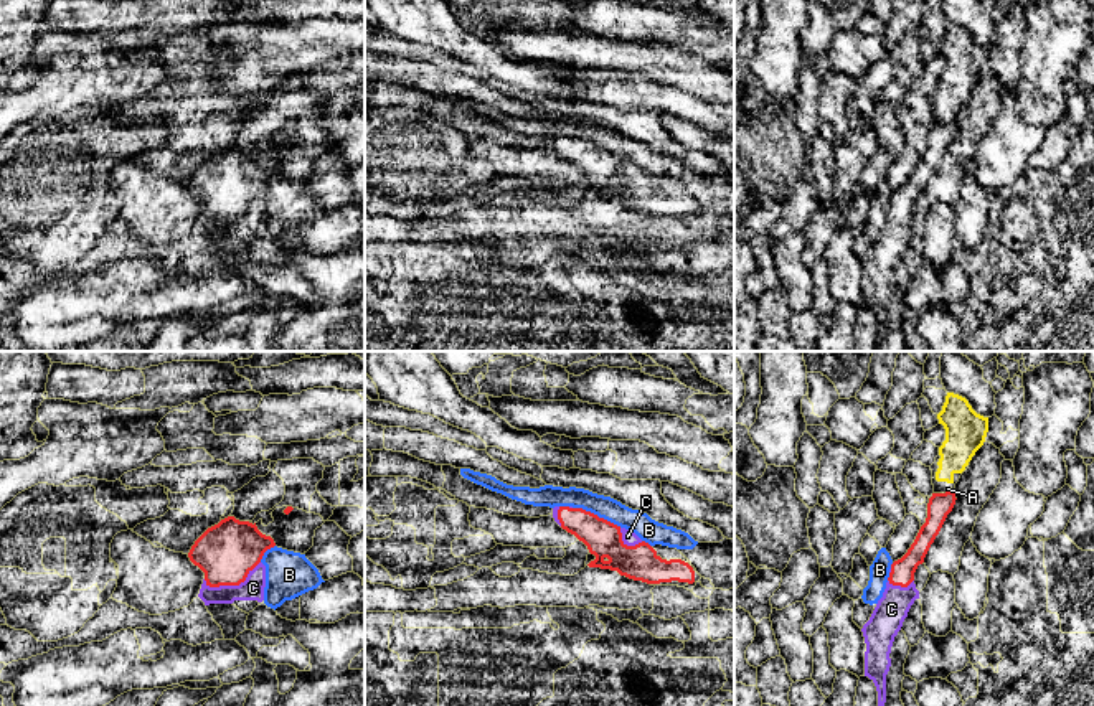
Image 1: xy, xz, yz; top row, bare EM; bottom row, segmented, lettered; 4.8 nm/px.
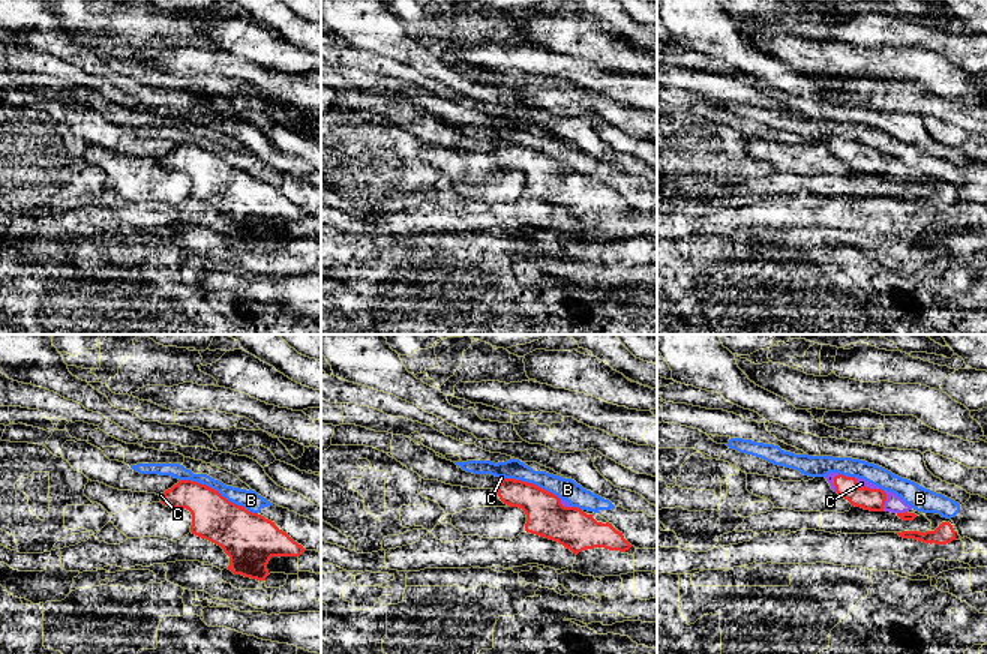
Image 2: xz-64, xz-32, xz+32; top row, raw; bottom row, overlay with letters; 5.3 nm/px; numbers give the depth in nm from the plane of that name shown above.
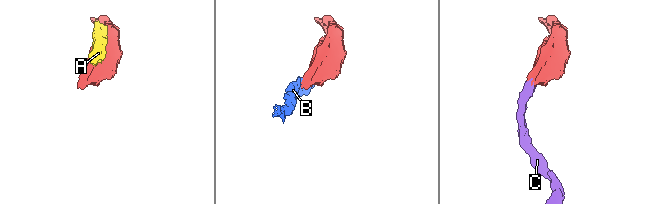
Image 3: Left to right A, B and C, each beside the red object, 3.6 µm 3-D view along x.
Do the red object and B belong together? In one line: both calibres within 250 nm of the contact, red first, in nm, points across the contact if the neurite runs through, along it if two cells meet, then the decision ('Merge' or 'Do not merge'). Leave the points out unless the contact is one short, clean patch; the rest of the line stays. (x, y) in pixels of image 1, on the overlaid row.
Thickness 180 nm (red) against 110 nm. Do not merge

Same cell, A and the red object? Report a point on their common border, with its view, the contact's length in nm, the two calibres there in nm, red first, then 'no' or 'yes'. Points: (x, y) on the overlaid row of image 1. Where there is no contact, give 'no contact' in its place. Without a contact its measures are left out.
meets red in yz at (949, 492); contact 30 nm long; 120 nm thick on the red side, 20 nm on the other; no

